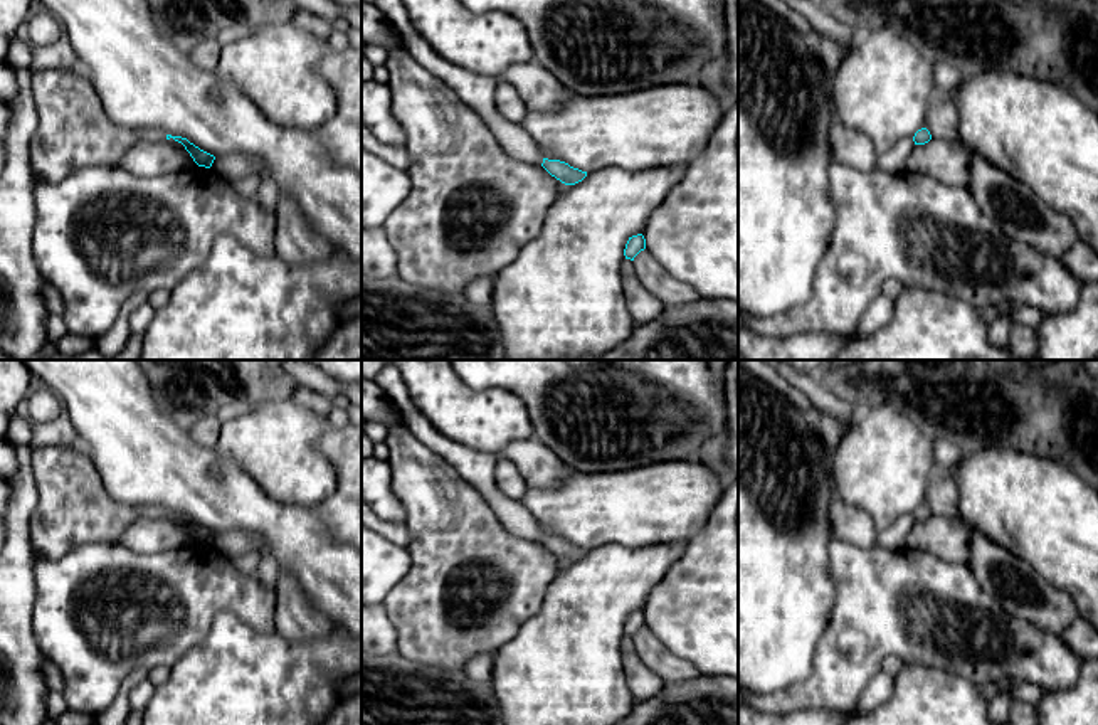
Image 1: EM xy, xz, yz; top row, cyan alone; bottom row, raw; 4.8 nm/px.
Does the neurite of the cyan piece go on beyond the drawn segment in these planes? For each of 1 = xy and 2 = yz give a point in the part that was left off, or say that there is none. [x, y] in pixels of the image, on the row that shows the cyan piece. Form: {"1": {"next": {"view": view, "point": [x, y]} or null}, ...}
{"1": {"next": null}, "2": {"next": null}}

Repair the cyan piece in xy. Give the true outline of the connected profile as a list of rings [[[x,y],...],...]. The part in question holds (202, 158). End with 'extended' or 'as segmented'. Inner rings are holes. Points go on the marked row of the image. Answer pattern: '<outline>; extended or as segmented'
[[[166,135],[166,140],[170,140],[170,138],[182,143],[198,167],[205,167],[205,168],[212,167],[212,163],[215,160],[214,155],[200,150],[198,146],[190,143],[187,138]]]; as segmented

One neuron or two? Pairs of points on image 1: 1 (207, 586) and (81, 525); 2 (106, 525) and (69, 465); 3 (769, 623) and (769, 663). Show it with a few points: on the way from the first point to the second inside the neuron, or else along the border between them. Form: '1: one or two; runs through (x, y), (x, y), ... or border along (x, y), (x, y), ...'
1: two; border along (116, 542), (86, 542), (78, 547)
2: one; runs through (91, 510), (69, 488), (69, 480)
3: one; runs through (769, 633), (769, 653)

